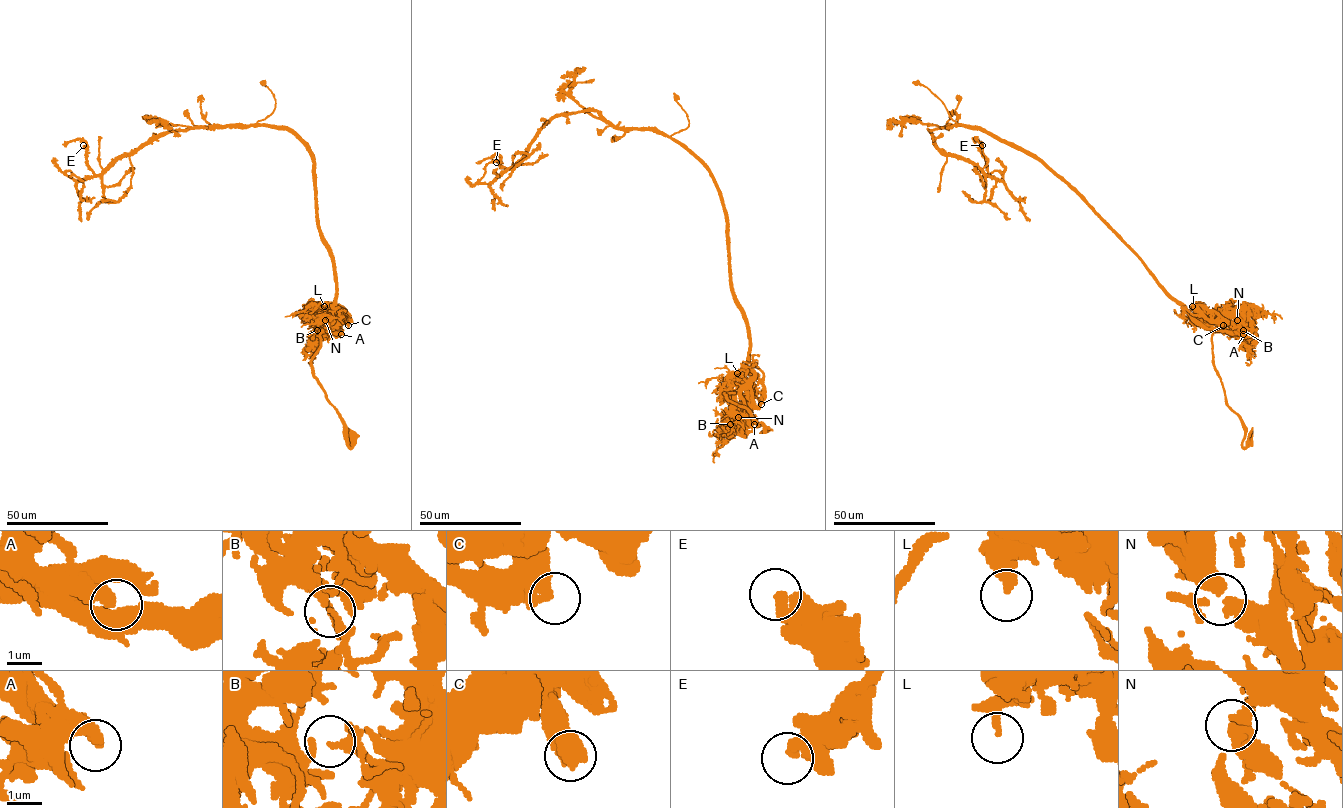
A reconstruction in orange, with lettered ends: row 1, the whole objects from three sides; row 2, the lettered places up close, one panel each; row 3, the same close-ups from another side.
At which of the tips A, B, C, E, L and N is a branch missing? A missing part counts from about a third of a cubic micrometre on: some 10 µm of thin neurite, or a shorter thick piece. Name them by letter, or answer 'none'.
none

